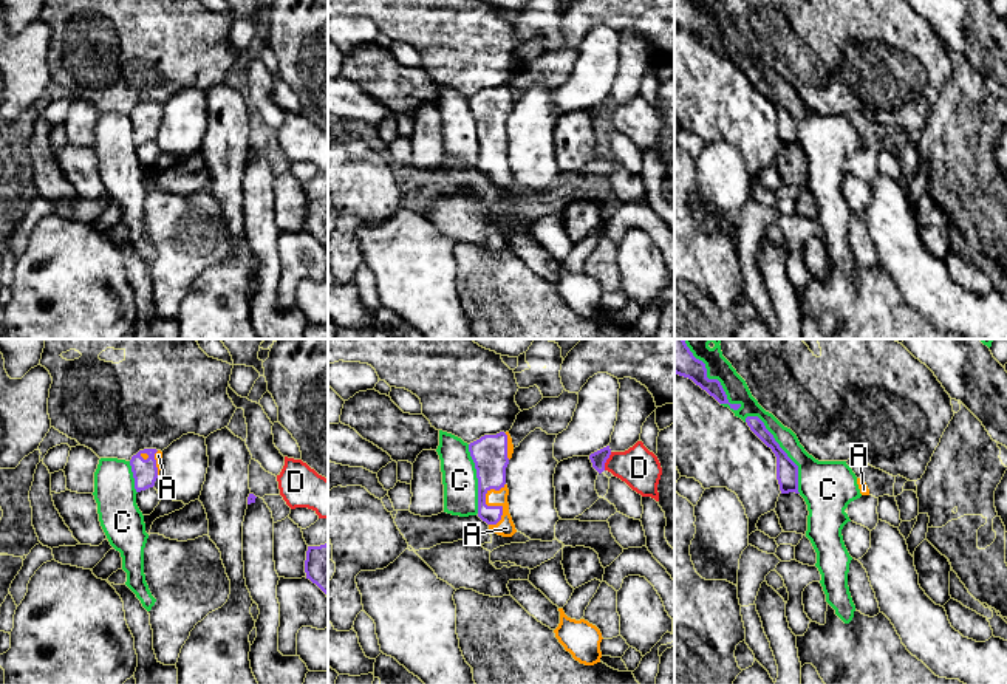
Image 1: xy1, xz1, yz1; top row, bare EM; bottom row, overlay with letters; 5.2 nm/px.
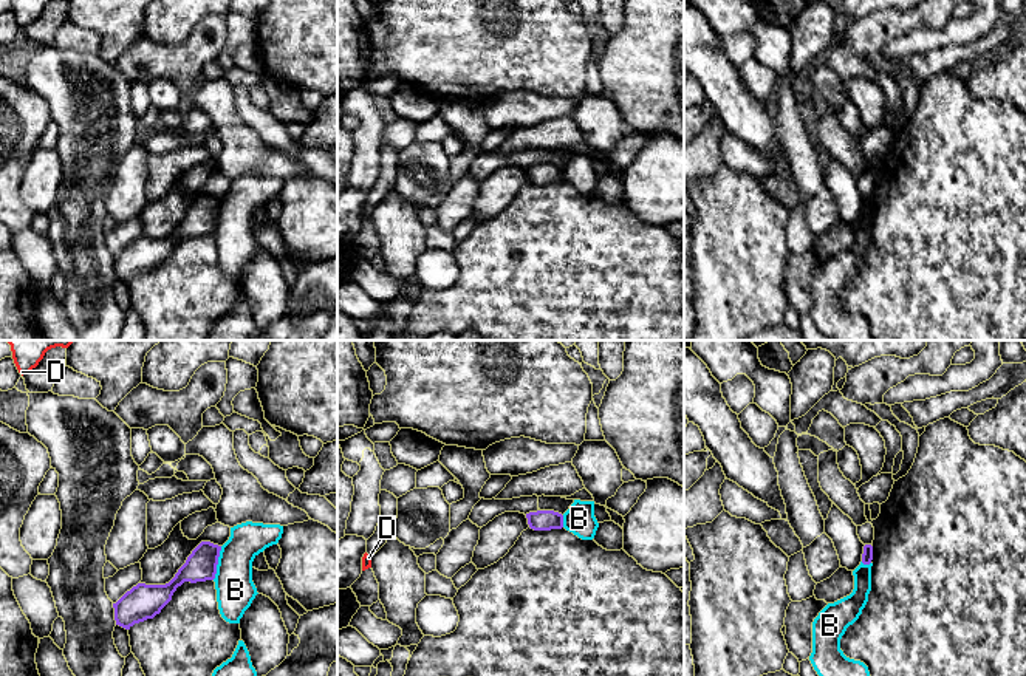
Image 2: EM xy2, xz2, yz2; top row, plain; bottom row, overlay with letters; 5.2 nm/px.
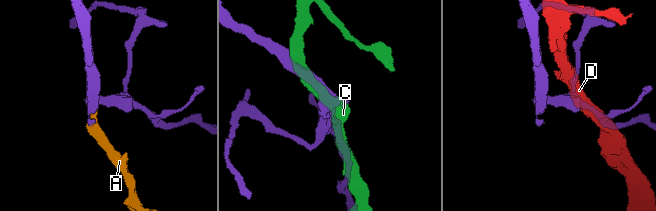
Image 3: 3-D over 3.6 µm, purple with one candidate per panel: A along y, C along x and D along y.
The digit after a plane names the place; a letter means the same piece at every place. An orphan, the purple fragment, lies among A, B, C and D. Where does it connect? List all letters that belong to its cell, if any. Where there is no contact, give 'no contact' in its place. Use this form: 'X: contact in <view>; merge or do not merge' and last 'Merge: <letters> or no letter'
A: contact in xz1; merge
B: contact in xy2; do not merge
C: contact in yz1; do not merge
D: contact in xz1; do not merge
Merge: A

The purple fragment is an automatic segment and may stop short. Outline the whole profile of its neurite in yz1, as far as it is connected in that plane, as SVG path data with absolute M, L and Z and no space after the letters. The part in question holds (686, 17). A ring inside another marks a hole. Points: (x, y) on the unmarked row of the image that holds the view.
M674 0L674 26L691 32L719 57L729 57L733 63L741 60L741 57L729 56L727 48L718 32L707 31L705 17L696 12L688 0Z

